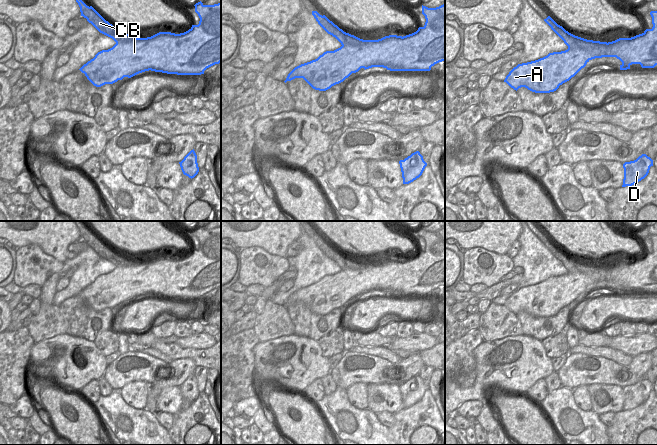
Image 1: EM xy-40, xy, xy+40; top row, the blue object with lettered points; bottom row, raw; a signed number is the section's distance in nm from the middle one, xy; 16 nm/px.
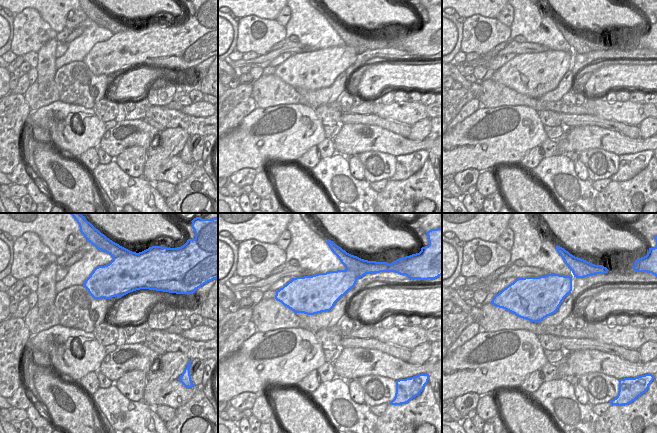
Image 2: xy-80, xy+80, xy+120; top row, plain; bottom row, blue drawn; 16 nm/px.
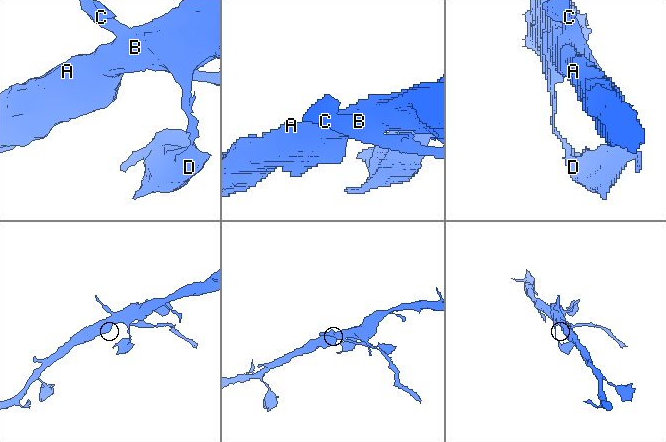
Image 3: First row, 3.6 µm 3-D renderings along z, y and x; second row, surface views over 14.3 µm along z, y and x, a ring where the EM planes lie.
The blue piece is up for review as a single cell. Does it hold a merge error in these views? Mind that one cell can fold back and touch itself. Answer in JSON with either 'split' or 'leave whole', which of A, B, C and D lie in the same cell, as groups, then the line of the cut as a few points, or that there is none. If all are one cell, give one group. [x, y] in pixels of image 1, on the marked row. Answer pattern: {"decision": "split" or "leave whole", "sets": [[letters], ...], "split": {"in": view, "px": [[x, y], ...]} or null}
{"decision": "split", "sets": [["A", "B", "D"], ["C"]], "split": {"in": "xy", "px": [[364, 40], [360, 45], [342, 46]]}}

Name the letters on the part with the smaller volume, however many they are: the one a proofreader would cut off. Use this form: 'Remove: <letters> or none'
Remove: C

